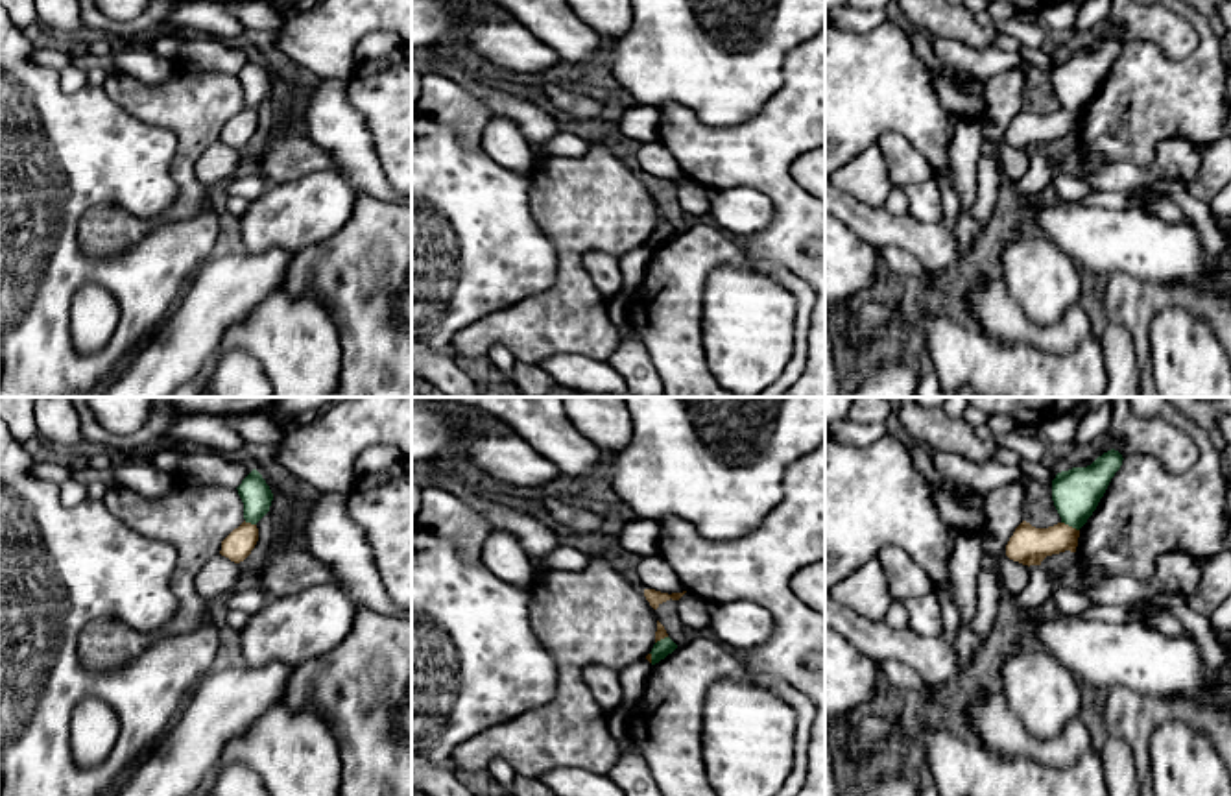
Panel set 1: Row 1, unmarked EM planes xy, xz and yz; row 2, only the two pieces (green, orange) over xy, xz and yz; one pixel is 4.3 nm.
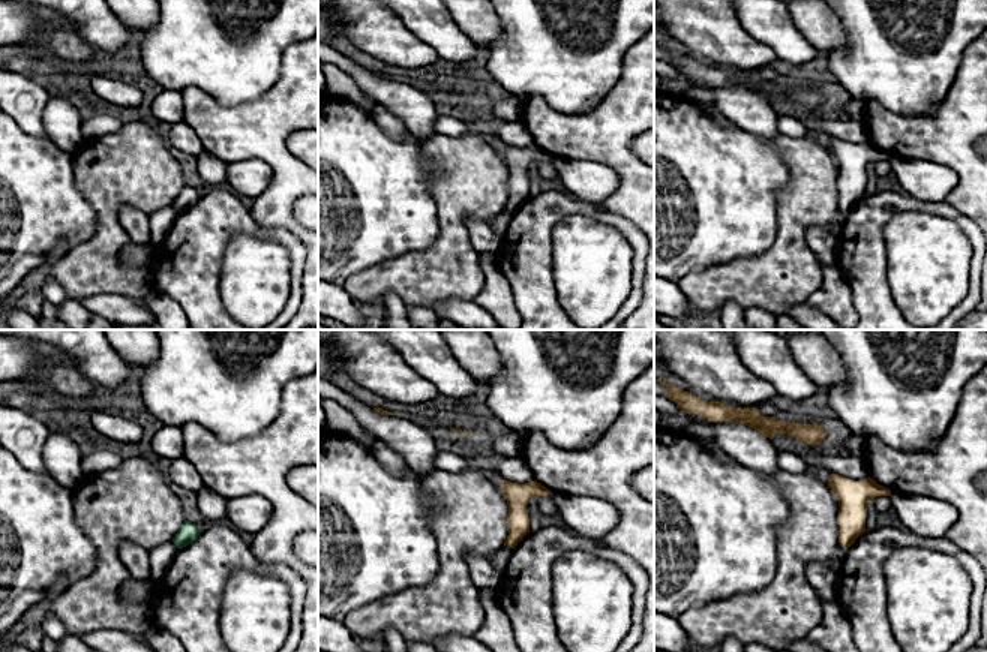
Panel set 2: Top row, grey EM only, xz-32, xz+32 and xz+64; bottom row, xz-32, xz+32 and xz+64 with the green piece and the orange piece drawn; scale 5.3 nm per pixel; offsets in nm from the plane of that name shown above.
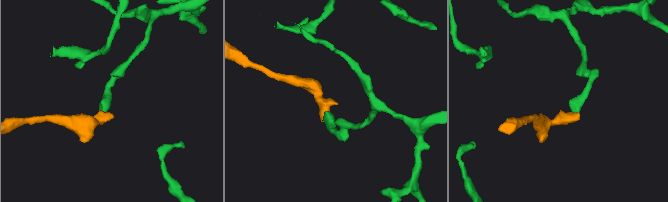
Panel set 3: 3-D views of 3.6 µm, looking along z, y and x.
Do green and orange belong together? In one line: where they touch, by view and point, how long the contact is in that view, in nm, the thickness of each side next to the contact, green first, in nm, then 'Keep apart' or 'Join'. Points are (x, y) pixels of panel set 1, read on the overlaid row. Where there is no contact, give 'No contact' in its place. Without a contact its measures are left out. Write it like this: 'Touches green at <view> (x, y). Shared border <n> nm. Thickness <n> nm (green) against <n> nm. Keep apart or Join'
Touches green at yz (1071, 525). Shared border 90 nm. Thickness 200 nm (green) against 170 nm. Keep apart

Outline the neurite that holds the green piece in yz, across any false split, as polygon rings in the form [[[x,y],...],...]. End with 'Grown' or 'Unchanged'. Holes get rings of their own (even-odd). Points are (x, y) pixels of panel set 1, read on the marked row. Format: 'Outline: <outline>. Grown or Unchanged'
Outline: [[[1111,449],[1087,467],[1072,467],[1056,475],[1052,480],[1052,501],[1061,523],[1076,530],[1087,523],[1111,478],[1120,469],[1122,460],[1122,454]]]. Unchanged

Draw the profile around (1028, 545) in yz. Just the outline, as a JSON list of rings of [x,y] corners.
[[[1022,521],[1006,545],[1006,556],[1022,565],[1041,565],[1046,556],[1065,550],[1076,552],[1080,530],[1058,523],[1048,528],[1035,528]]]

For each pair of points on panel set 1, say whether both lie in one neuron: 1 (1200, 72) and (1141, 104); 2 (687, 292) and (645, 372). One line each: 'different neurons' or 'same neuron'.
1: same neuron
2: different neurons

